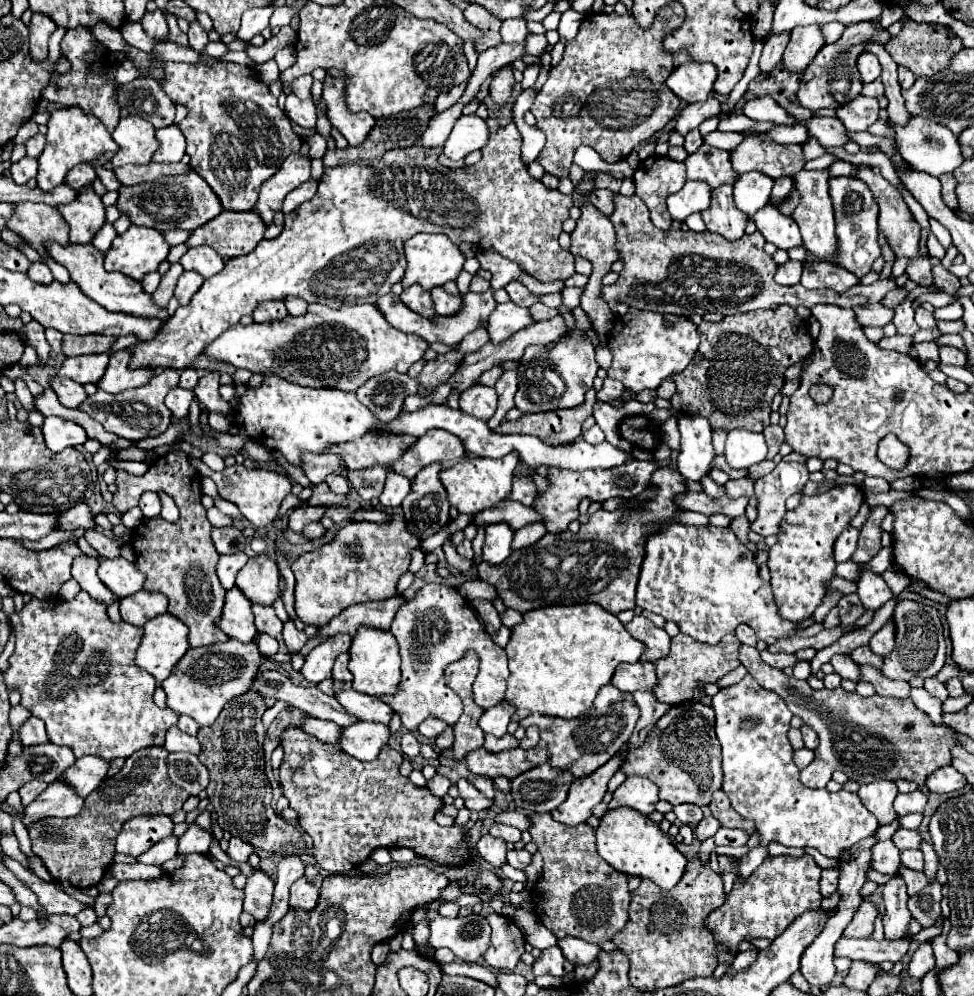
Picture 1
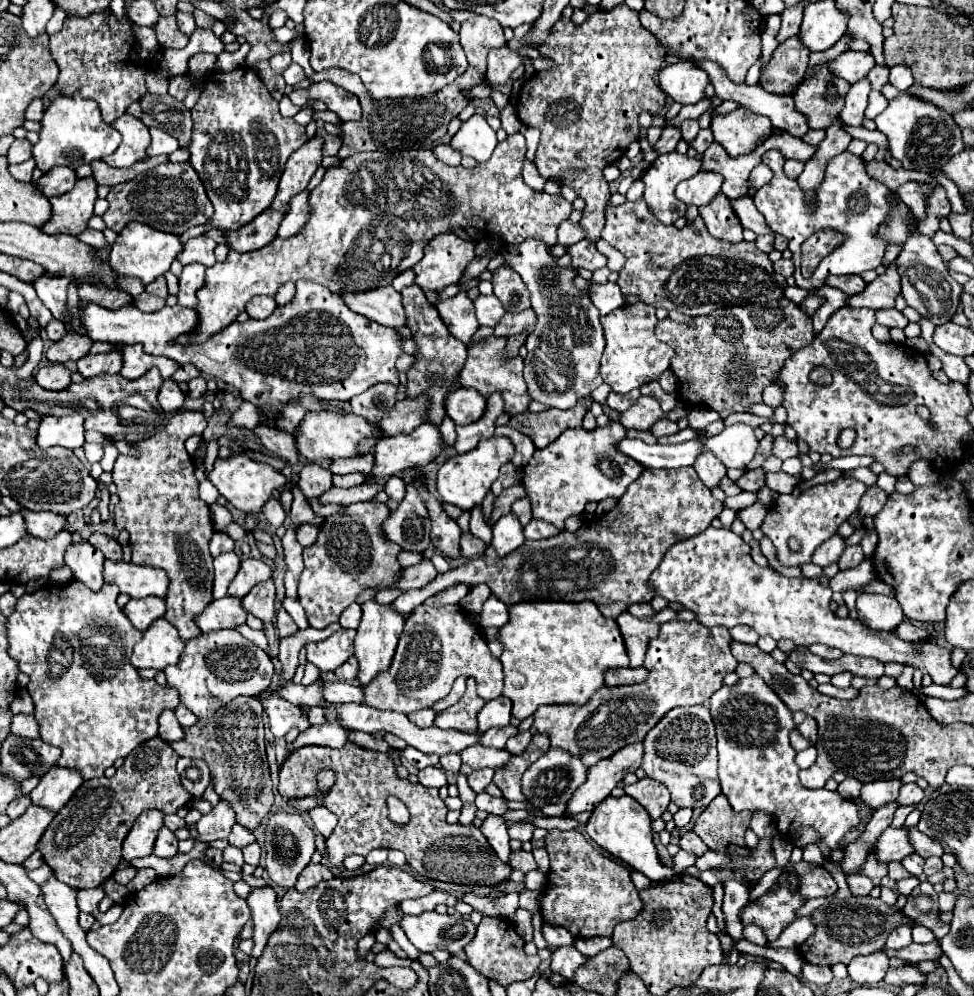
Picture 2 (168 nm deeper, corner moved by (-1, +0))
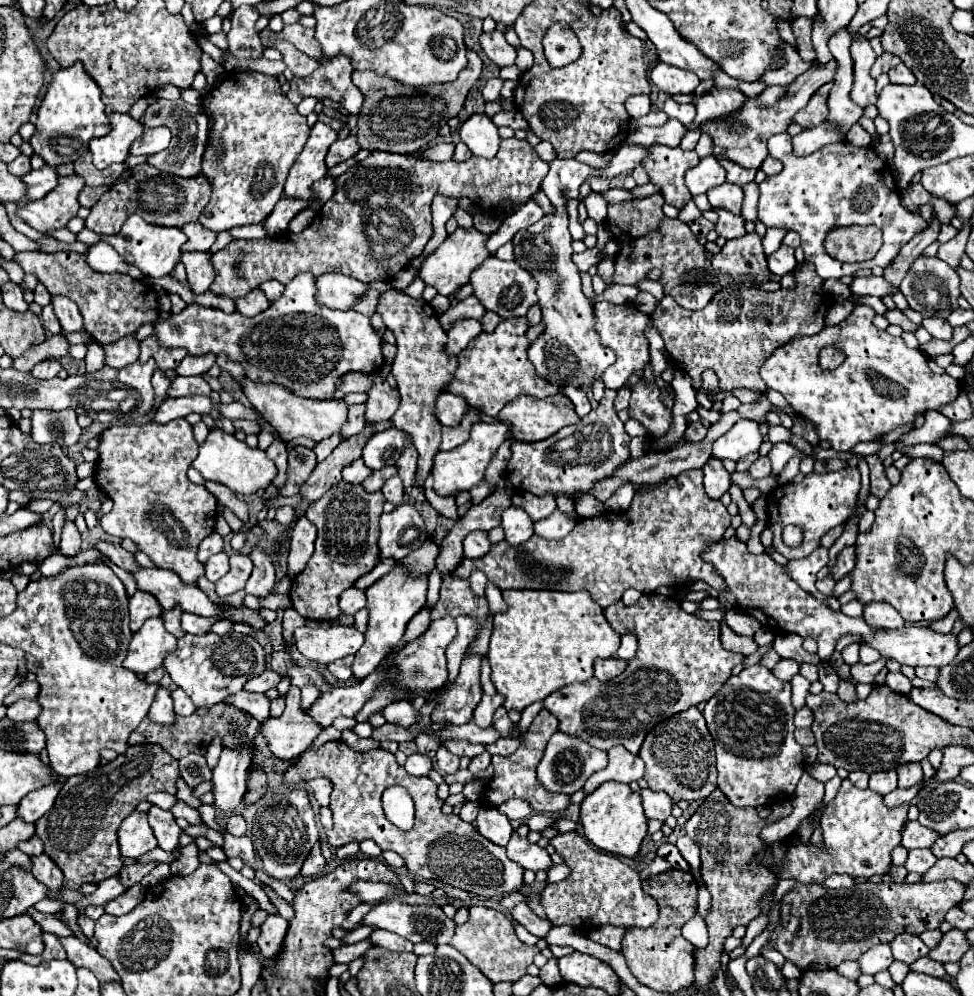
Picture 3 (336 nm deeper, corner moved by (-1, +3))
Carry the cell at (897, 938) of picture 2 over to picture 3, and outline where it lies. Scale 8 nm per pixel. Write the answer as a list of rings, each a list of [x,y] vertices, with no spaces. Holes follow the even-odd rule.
[[[903,932],[901,936],[895,936],[895,940],[889,946],[893,950],[893,956],[897,960],[903,960],[905,964],[911,964],[913,960],[917,960],[917,958],[925,956],[925,952],[929,952],[929,948],[921,942],[919,936],[913,936],[907,932]]]

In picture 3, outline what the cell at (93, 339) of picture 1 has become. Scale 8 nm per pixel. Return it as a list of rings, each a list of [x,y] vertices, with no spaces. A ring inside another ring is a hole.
[[[55,334],[55,336],[51,336],[49,340],[45,340],[43,344],[39,344],[39,346],[35,346],[35,348],[31,348],[29,352],[25,352],[25,356],[19,356],[19,358],[15,358],[15,362],[13,362],[13,366],[17,368],[17,370],[23,370],[23,372],[29,372],[35,364],[39,364],[41,360],[49,360],[49,358],[55,358],[55,360],[59,360],[59,358],[63,358],[63,356],[67,356],[69,354],[69,340],[63,336],[63,334]]]

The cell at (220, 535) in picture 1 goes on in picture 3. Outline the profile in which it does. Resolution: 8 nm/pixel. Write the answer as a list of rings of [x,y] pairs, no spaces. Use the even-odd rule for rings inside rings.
[[[213,532],[213,534],[209,534],[205,540],[203,540],[203,544],[201,544],[201,548],[199,548],[199,560],[201,562],[205,562],[209,556],[213,556],[213,554],[219,554],[223,550],[223,536],[221,534],[217,534],[217,532]]]

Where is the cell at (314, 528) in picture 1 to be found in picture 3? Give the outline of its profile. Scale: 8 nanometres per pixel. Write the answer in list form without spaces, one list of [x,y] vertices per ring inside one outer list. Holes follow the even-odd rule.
[[[301,516],[293,526],[291,552],[287,558],[287,574],[289,576],[297,576],[305,568],[307,560],[313,554],[315,538],[317,538],[317,528],[305,516]]]

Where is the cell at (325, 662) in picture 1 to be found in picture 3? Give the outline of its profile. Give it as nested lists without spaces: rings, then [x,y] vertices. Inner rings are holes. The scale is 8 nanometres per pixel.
[[[301,626],[295,628],[293,636],[299,652],[319,664],[331,664],[339,658],[351,656],[363,644],[363,634],[357,628],[347,626],[331,626],[327,630]]]

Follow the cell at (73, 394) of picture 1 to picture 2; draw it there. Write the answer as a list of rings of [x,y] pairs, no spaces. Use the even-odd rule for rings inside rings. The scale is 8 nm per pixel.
[[[47,365],[35,373],[35,381],[47,391],[61,391],[71,383],[71,371],[63,365]]]

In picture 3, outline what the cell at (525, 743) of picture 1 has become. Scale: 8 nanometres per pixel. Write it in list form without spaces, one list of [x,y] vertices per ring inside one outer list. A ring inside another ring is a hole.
[[[517,736],[517,738],[499,738],[497,742],[493,742],[493,744],[489,744],[489,746],[487,746],[487,752],[489,752],[489,754],[511,756],[511,754],[515,752],[515,748],[519,746],[519,742],[521,742],[521,738],[519,738],[519,736]]]

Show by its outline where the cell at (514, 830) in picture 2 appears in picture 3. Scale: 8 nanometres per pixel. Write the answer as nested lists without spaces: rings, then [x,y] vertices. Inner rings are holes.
[[[533,814],[533,816],[529,816],[527,820],[525,820],[525,824],[529,826],[529,830],[531,832],[541,832],[541,830],[545,830],[547,826],[551,826],[555,820],[551,818],[551,816],[545,816],[545,814]]]

